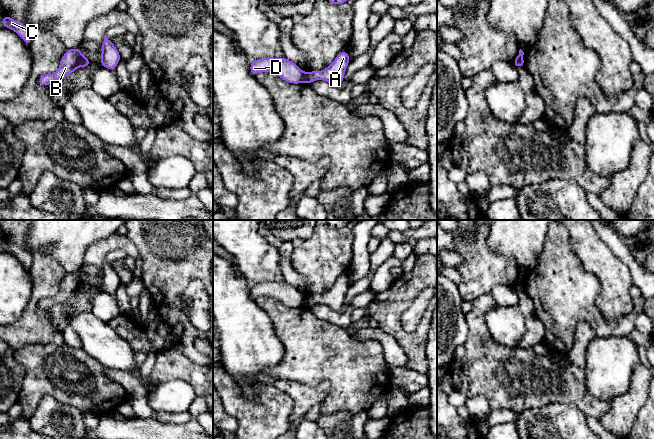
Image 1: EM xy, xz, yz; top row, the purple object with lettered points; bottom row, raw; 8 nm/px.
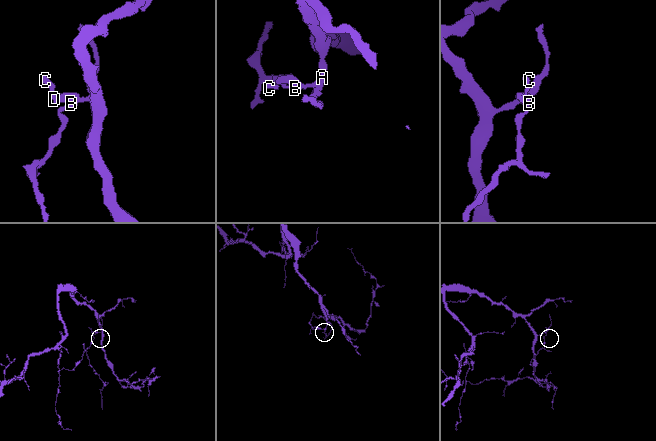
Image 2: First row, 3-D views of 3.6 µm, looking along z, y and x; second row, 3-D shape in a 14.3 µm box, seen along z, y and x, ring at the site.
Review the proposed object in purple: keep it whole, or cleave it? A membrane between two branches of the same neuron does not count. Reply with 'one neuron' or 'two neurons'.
two neurons

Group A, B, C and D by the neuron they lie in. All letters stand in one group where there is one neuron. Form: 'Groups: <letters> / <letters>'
Groups: A / B C D

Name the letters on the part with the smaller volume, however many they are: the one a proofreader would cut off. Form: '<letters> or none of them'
B, C, D

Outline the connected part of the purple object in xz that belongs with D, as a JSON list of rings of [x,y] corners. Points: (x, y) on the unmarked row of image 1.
[[[267,281],[251,285],[250,297],[255,300],[260,296],[273,297],[292,308],[303,307],[305,296],[285,281]]]

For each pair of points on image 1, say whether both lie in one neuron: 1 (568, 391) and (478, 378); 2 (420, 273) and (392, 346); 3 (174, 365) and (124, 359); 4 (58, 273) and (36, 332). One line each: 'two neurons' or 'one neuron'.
1: one neuron
2: two neurons
3: two neurons
4: one neuron

